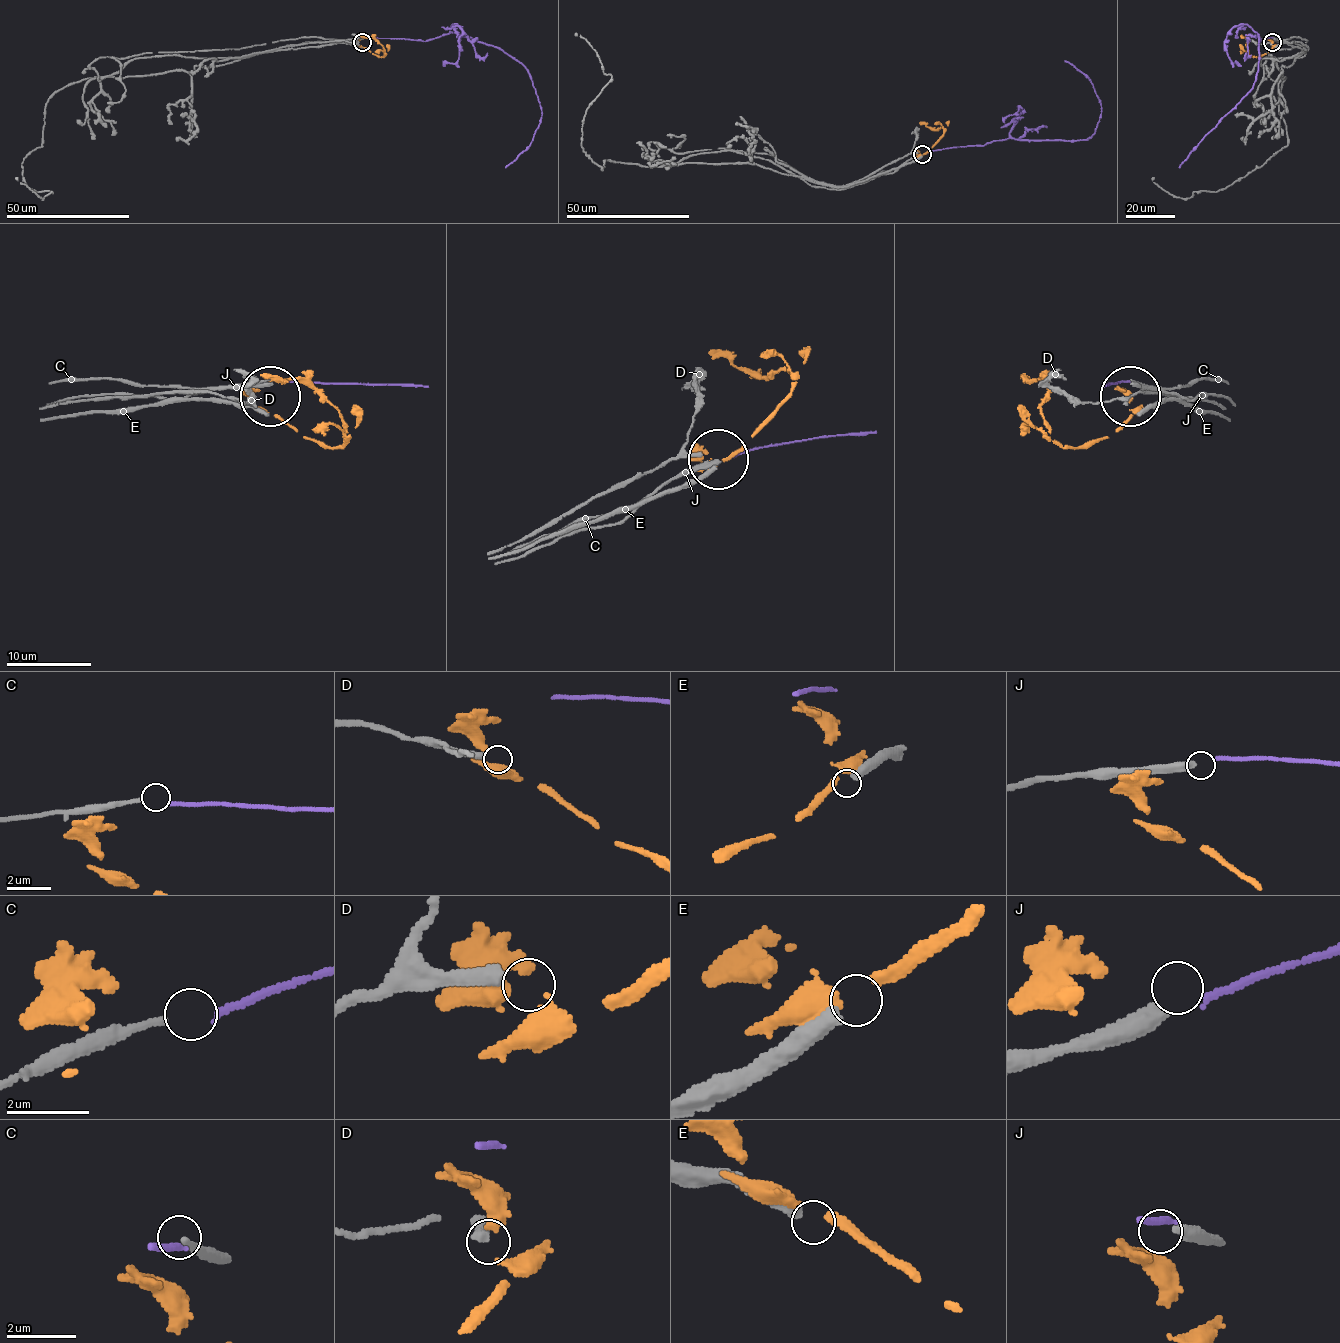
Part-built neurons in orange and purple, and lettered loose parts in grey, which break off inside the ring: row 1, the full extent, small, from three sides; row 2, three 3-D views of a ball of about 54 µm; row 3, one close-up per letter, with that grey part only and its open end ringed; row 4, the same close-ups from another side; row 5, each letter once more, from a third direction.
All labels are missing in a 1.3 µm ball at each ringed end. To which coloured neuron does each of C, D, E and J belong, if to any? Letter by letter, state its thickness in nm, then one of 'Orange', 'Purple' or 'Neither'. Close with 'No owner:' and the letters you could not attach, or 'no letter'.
C: Thickness 170 nm. Neither
D: Thickness 340 nm. Neither
E: Thickness 400 nm. Neither
J: Thickness 400 nm. Neither
No owner: C, D, E, J

